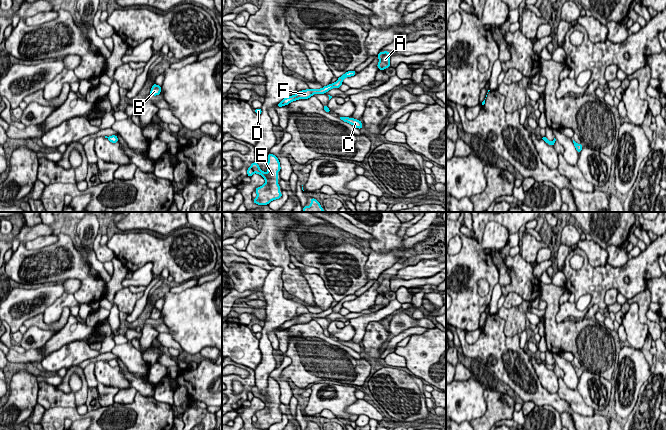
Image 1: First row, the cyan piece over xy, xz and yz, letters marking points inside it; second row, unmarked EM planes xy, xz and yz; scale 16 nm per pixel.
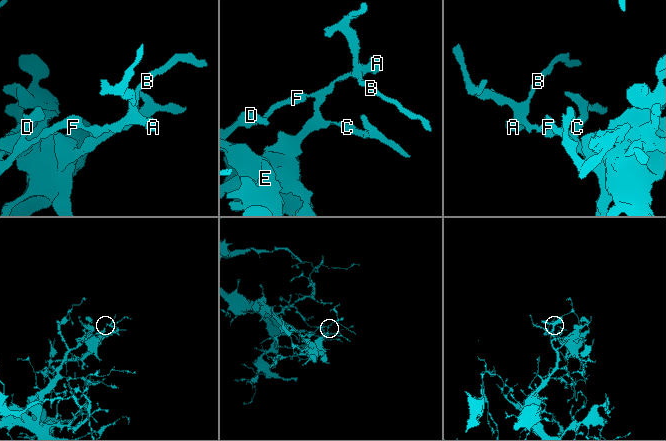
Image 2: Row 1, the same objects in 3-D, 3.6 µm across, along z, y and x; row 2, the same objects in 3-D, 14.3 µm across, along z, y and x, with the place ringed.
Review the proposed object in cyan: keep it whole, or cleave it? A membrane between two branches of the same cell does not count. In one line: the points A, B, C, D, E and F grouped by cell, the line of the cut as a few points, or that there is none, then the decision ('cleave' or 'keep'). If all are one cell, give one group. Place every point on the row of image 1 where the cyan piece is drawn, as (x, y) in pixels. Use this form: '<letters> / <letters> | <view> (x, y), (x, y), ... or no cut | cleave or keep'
A B C E / D F | xz (331, 84), (333, 87) | cleave

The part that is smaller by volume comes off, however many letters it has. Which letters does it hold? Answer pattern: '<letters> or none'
A, B, C, E

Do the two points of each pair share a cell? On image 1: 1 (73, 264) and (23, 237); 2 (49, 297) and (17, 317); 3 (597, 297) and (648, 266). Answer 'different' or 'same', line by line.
1: different
2: same
3: same

